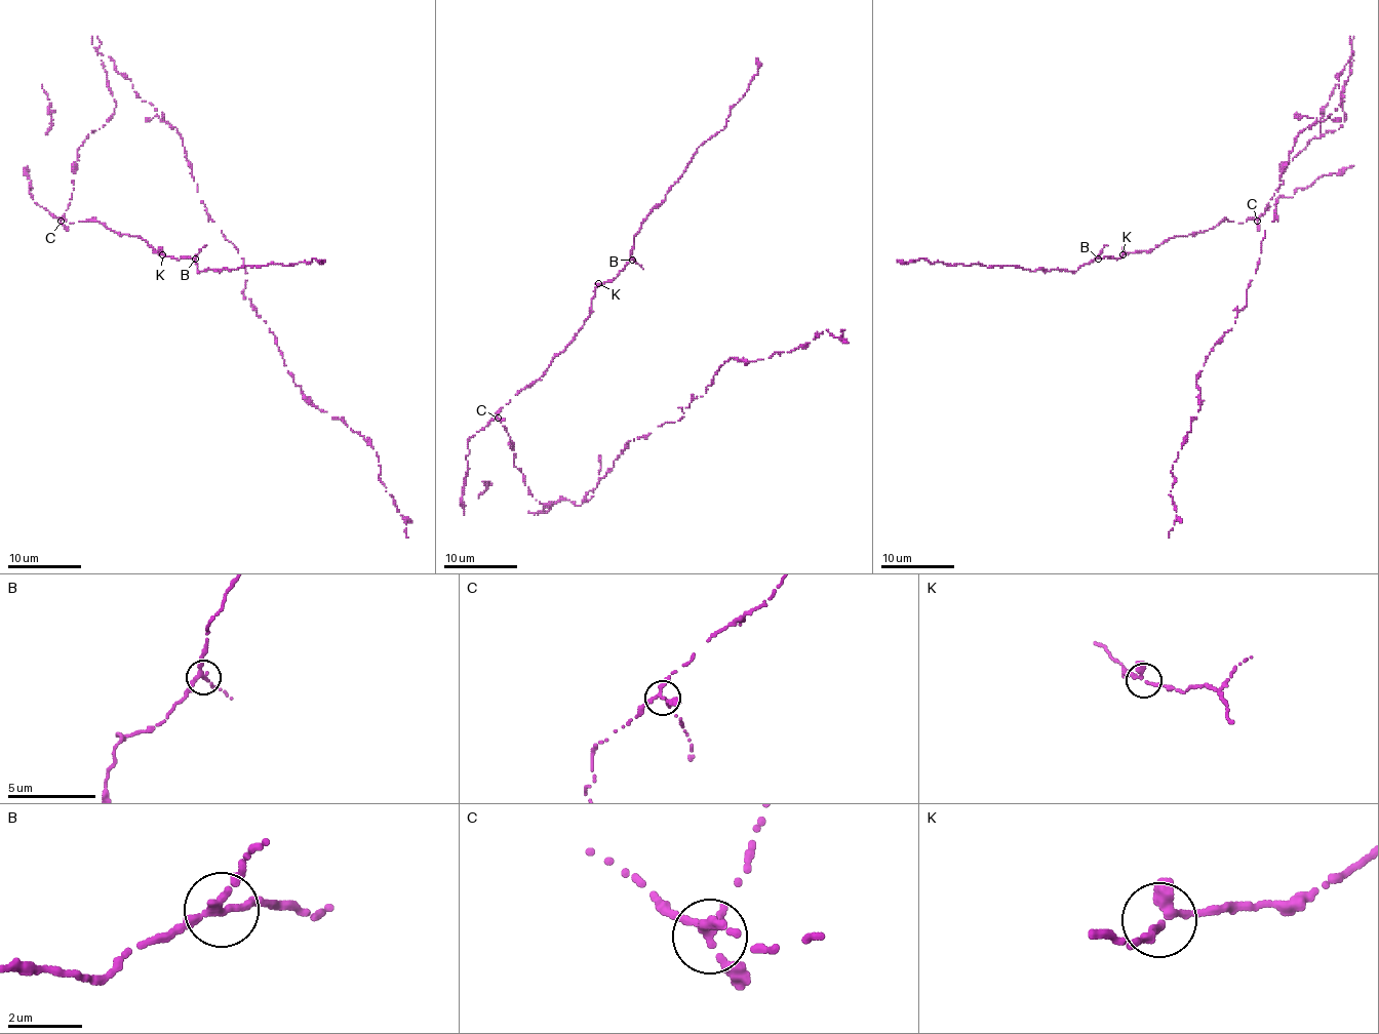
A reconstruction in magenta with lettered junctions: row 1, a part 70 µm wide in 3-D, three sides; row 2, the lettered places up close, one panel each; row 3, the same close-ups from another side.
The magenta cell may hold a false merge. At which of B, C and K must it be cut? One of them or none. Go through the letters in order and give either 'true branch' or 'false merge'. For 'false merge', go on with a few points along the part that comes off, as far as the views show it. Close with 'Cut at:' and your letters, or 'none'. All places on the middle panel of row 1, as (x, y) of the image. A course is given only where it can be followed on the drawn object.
B: true branch
C: false merge; foreign part runs (497, 419), (530, 494), (552, 504), (538, 515), (580, 506), (730, 357), (844, 329)
K: true branch
Cut at: C

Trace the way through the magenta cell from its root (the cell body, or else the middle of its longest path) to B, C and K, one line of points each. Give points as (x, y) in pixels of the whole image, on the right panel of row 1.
B: (1351, 63), (1340, 95), (1342, 125), (1312, 137), (1293, 158), (1257, 217), (1224, 220), (1148, 250), (1098, 259)
C: (1351, 63), (1340, 95), (1344, 112), (1342, 125), (1312, 137), (1293, 158), (1284, 173), (1284, 183), (1257, 222)
K: (1351, 63), (1340, 95), (1342, 125), (1312, 137), (1293, 158), (1257, 217), (1224, 220), (1123, 254)

